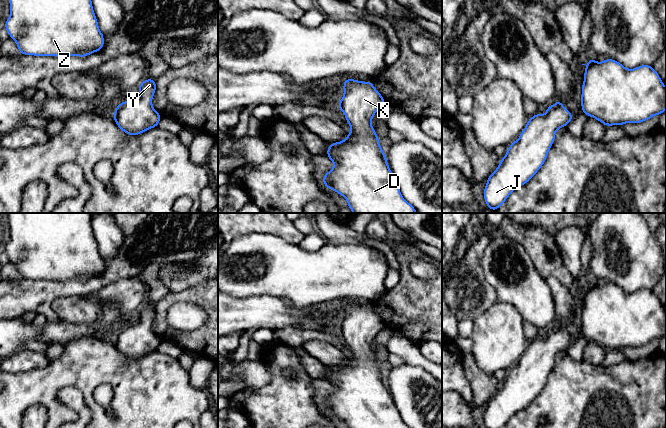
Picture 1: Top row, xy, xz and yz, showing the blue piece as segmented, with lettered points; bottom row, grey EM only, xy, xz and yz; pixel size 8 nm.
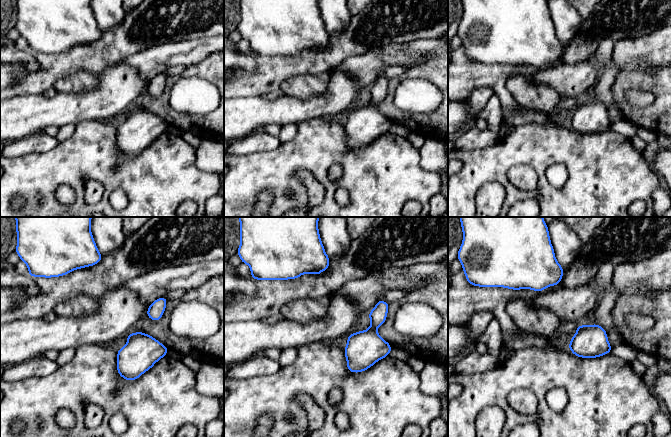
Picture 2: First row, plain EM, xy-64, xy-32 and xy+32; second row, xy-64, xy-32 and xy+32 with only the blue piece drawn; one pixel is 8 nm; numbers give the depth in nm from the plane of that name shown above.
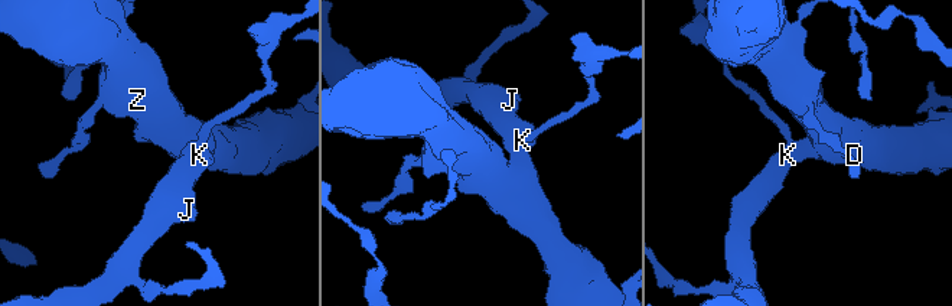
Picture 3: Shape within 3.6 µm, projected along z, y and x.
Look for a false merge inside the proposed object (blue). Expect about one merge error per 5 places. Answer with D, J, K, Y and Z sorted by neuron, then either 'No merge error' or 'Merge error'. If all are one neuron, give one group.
Groups: D J K Y Z. No merge error

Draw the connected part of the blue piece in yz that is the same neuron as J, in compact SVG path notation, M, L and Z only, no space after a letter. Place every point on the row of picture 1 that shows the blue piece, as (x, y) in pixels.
M560 99L544 114L529 118L519 138L510 144L483 191L487 207L497 210L517 188L526 184L543 166L558 129L574 118Z

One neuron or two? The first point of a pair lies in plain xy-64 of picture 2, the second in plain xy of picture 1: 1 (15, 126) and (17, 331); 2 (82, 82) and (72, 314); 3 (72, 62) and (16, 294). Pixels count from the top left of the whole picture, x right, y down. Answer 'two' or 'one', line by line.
1: one
2: one
3: one

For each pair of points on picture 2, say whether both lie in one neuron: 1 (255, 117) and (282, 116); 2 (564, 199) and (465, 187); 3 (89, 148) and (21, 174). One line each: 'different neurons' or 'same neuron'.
1: same neuron
2: same neuron
3: same neuron

